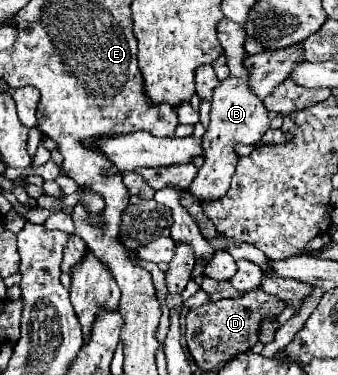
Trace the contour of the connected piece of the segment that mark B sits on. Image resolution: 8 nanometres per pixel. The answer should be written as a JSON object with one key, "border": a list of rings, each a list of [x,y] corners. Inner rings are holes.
{"border":[[[223,18],[217,26],[217,38],[223,46],[225,58],[227,58],[227,66],[231,70],[231,76],[225,82],[219,82],[213,98],[211,98],[211,124],[203,136],[203,166],[199,168],[195,180],[191,182],[191,194],[197,200],[215,200],[215,198],[223,198],[229,190],[231,184],[231,176],[235,172],[235,160],[237,160],[237,152],[235,152],[235,142],[259,142],[263,138],[263,134],[269,130],[269,114],[261,102],[261,98],[251,90],[249,86],[249,70],[243,66],[247,54],[245,54],[245,30],[241,24],[231,22],[227,18]]]}

